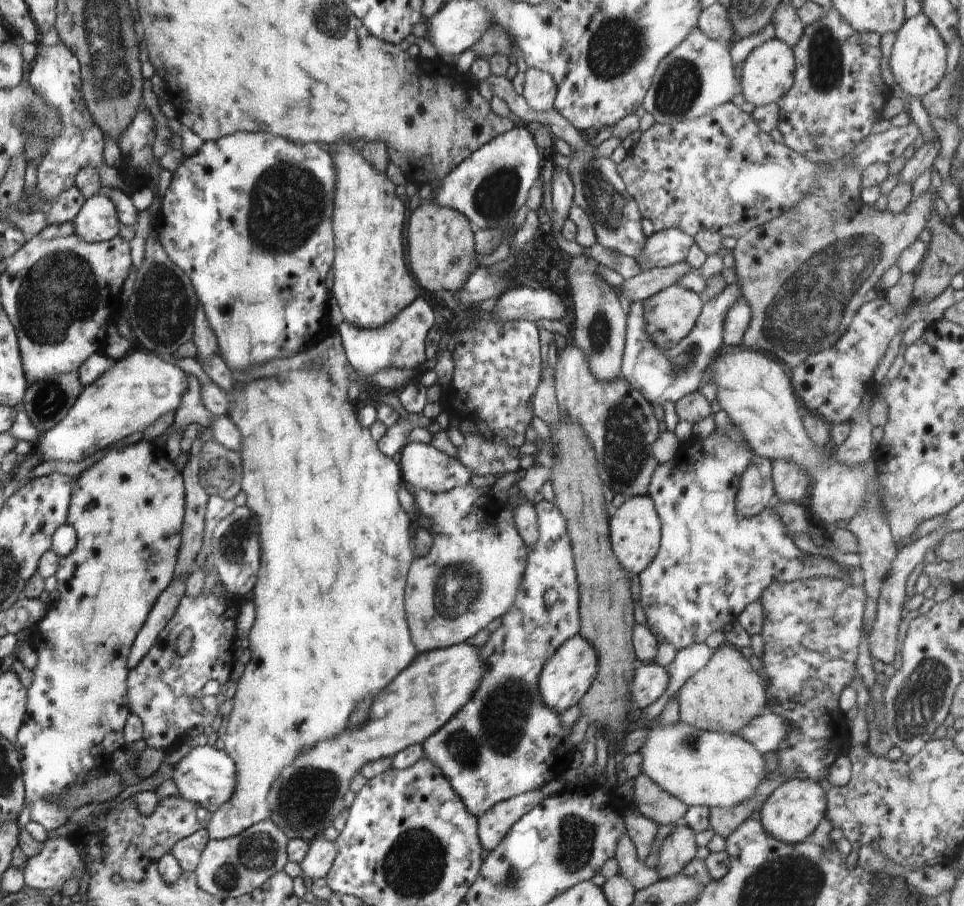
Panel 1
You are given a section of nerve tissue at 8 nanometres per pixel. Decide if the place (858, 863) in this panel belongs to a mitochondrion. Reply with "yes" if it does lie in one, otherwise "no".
no

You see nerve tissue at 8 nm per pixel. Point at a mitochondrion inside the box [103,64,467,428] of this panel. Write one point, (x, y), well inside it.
(288, 204)

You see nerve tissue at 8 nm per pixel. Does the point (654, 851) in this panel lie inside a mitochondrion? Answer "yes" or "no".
no

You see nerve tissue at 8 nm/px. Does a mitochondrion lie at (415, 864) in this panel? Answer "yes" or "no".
yes

